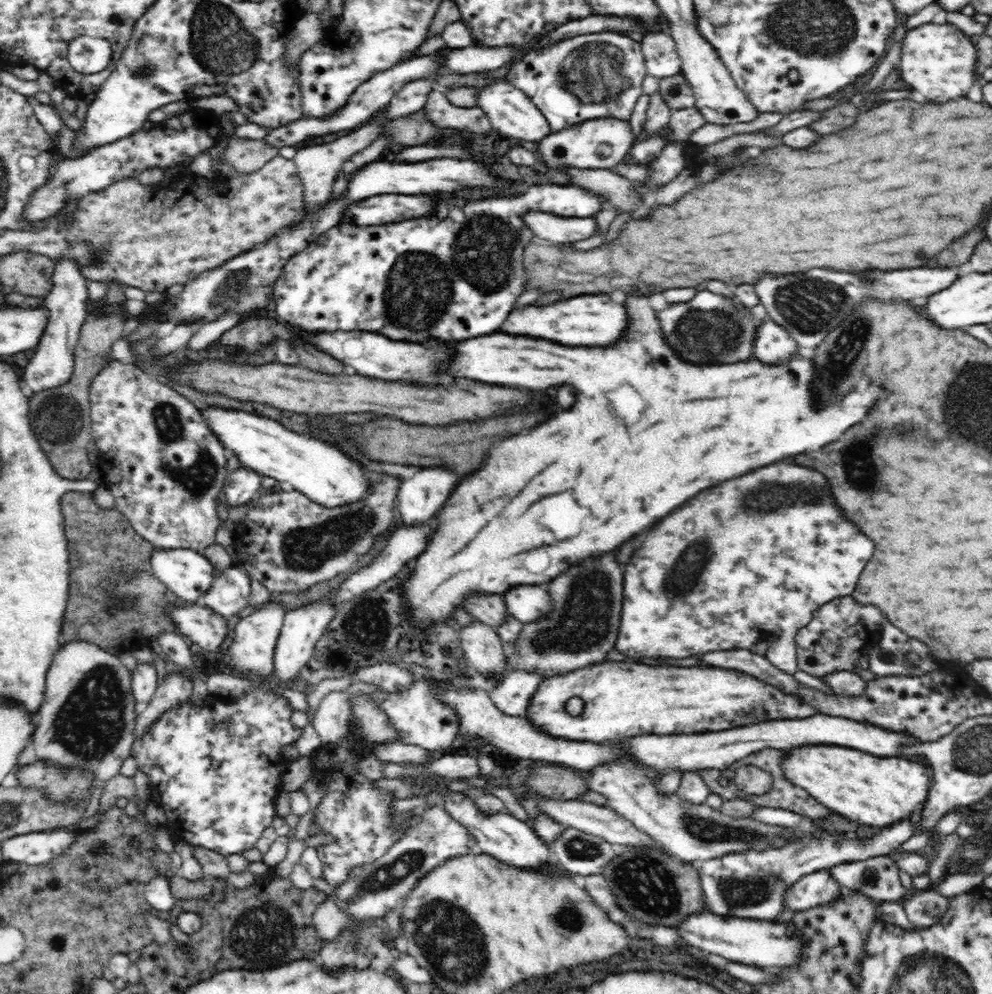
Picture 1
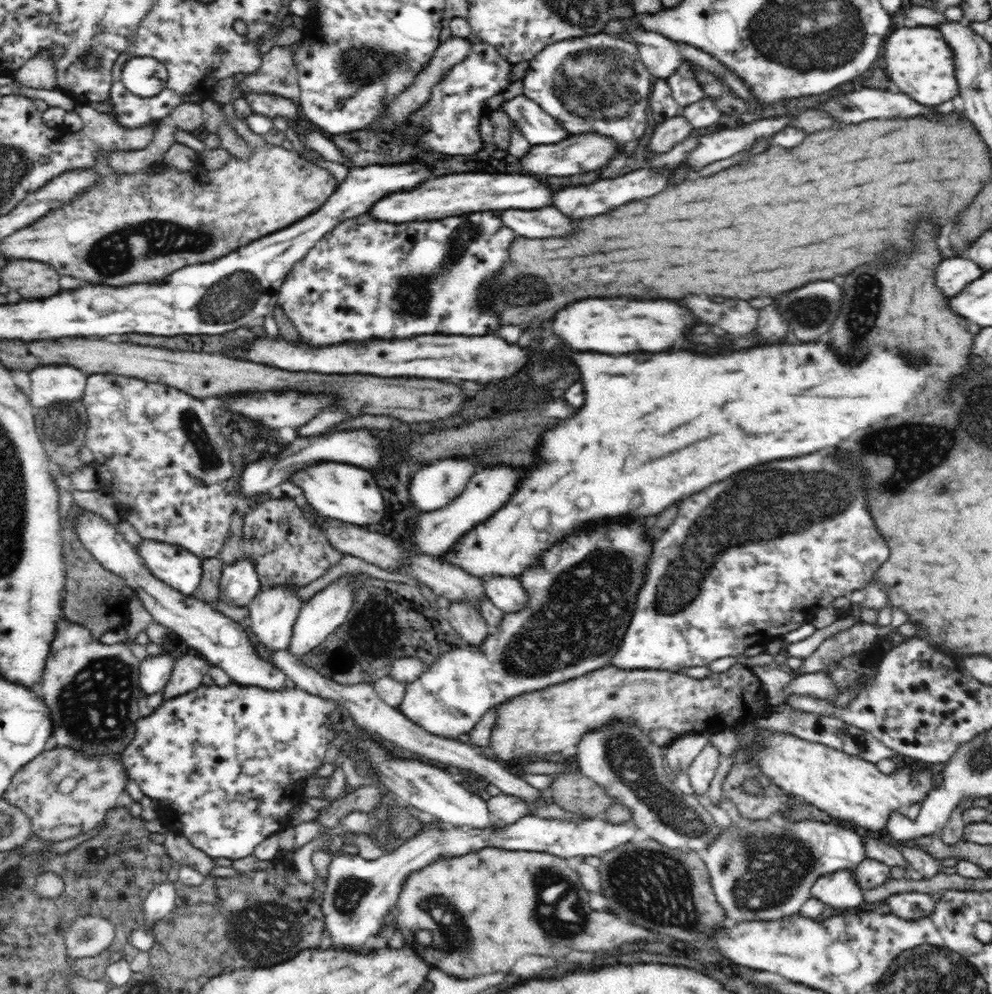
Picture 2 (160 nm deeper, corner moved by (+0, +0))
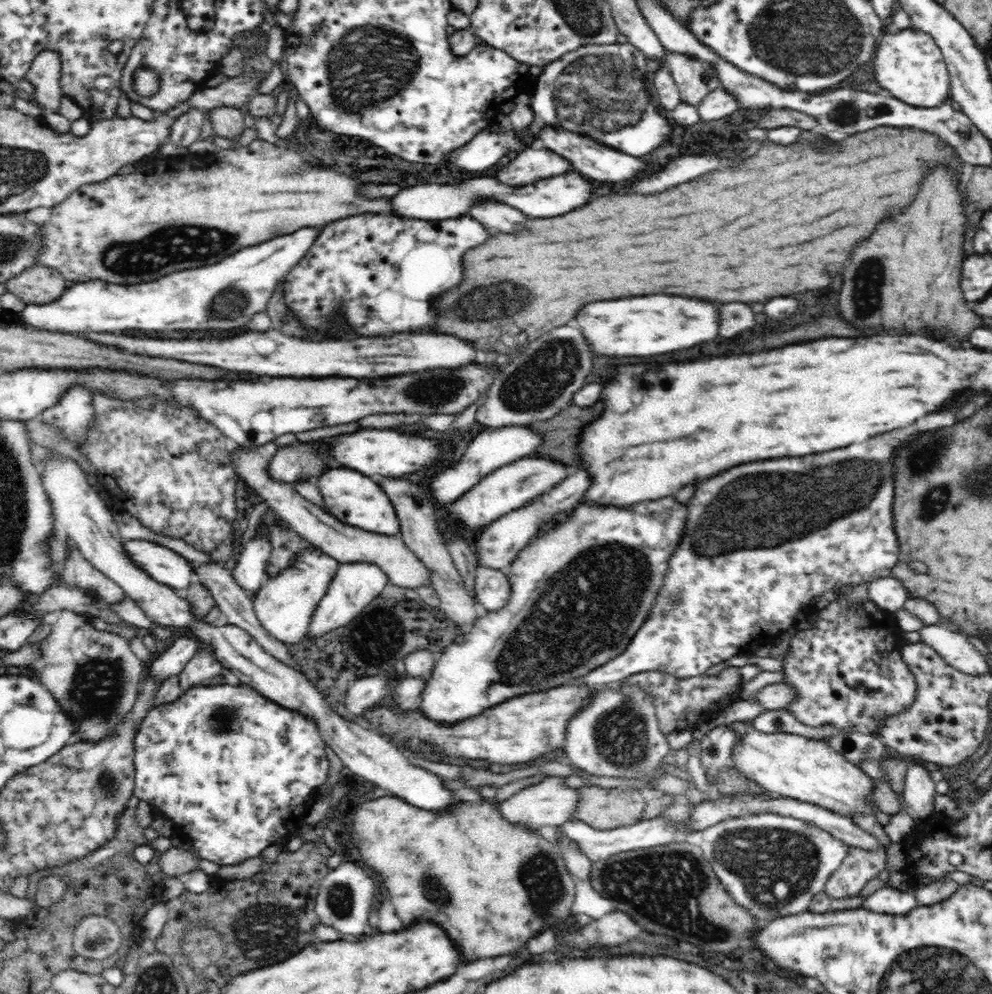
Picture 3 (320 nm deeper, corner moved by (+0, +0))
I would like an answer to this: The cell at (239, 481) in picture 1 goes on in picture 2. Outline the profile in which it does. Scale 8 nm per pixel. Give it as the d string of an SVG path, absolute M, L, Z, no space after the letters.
M342 430L342 432L330 432L330 434L325 433L311 437L297 436L275 457L262 457L257 461L251 461L244 467L239 482L240 495L252 498L260 492L268 492L270 488L280 486L287 480L290 481L294 472L304 470L318 462L341 462L366 470L380 468L380 464L384 462L384 447L382 442L376 436L372 436L368 430L350 430L350 432Z

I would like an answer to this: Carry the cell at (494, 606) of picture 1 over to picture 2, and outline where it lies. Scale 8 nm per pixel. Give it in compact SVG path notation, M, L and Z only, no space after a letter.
M306 497L296 499L299 507L303 510L305 518L311 518L313 522L317 522L323 532L325 532L328 542L342 554L350 554L358 557L367 563L374 564L378 568L384 569L394 574L408 574L414 577L418 582L430 587L432 593L437 596L448 598L450 602L470 601L472 605L479 608L479 602L486 599L486 591L482 587L482 581L476 576L472 576L468 572L461 570L458 566L453 566L448 562L443 562L440 557L432 555L412 553L408 551L400 542L392 539L390 536L376 533L376 531L362 529L358 525L344 525L337 521L329 520L327 517L319 515L306 501Z

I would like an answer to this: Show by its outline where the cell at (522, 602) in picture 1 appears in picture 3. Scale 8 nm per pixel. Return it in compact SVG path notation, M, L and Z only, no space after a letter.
M479 565L476 570L475 584L476 597L474 599L483 612L500 610L512 594L510 582L500 570Z

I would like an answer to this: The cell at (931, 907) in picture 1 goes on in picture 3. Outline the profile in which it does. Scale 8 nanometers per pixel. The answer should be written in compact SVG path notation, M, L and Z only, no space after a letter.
M886 886L866 897L861 907L879 913L901 915L910 912L918 905L912 892Z

